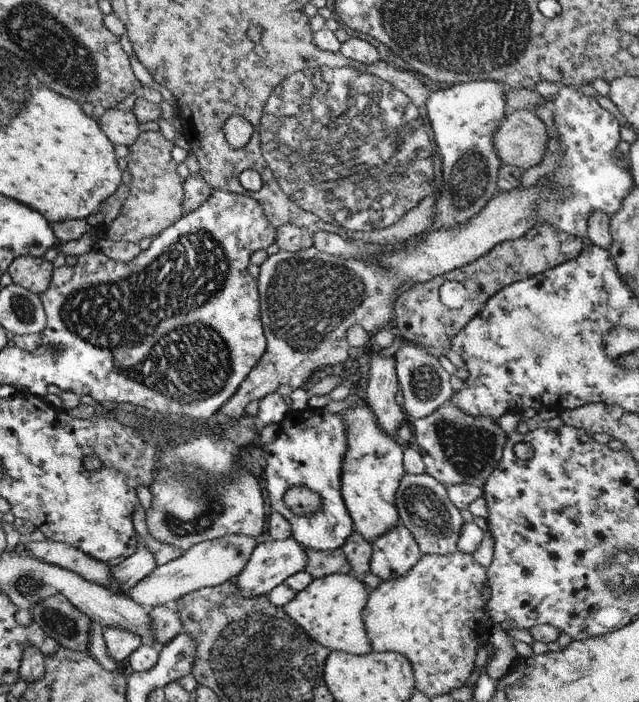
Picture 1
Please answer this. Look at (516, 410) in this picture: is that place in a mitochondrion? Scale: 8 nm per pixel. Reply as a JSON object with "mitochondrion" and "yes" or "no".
{"mitochondrion":"no"}

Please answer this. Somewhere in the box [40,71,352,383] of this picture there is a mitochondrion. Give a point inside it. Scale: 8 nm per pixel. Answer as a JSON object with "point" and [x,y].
{"point":[55,349]}

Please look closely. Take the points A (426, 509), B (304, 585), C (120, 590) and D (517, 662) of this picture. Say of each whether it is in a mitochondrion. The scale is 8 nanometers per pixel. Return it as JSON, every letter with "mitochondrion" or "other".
{"A":"mitochondrion","B":"other","C":"other","D":"other"}

